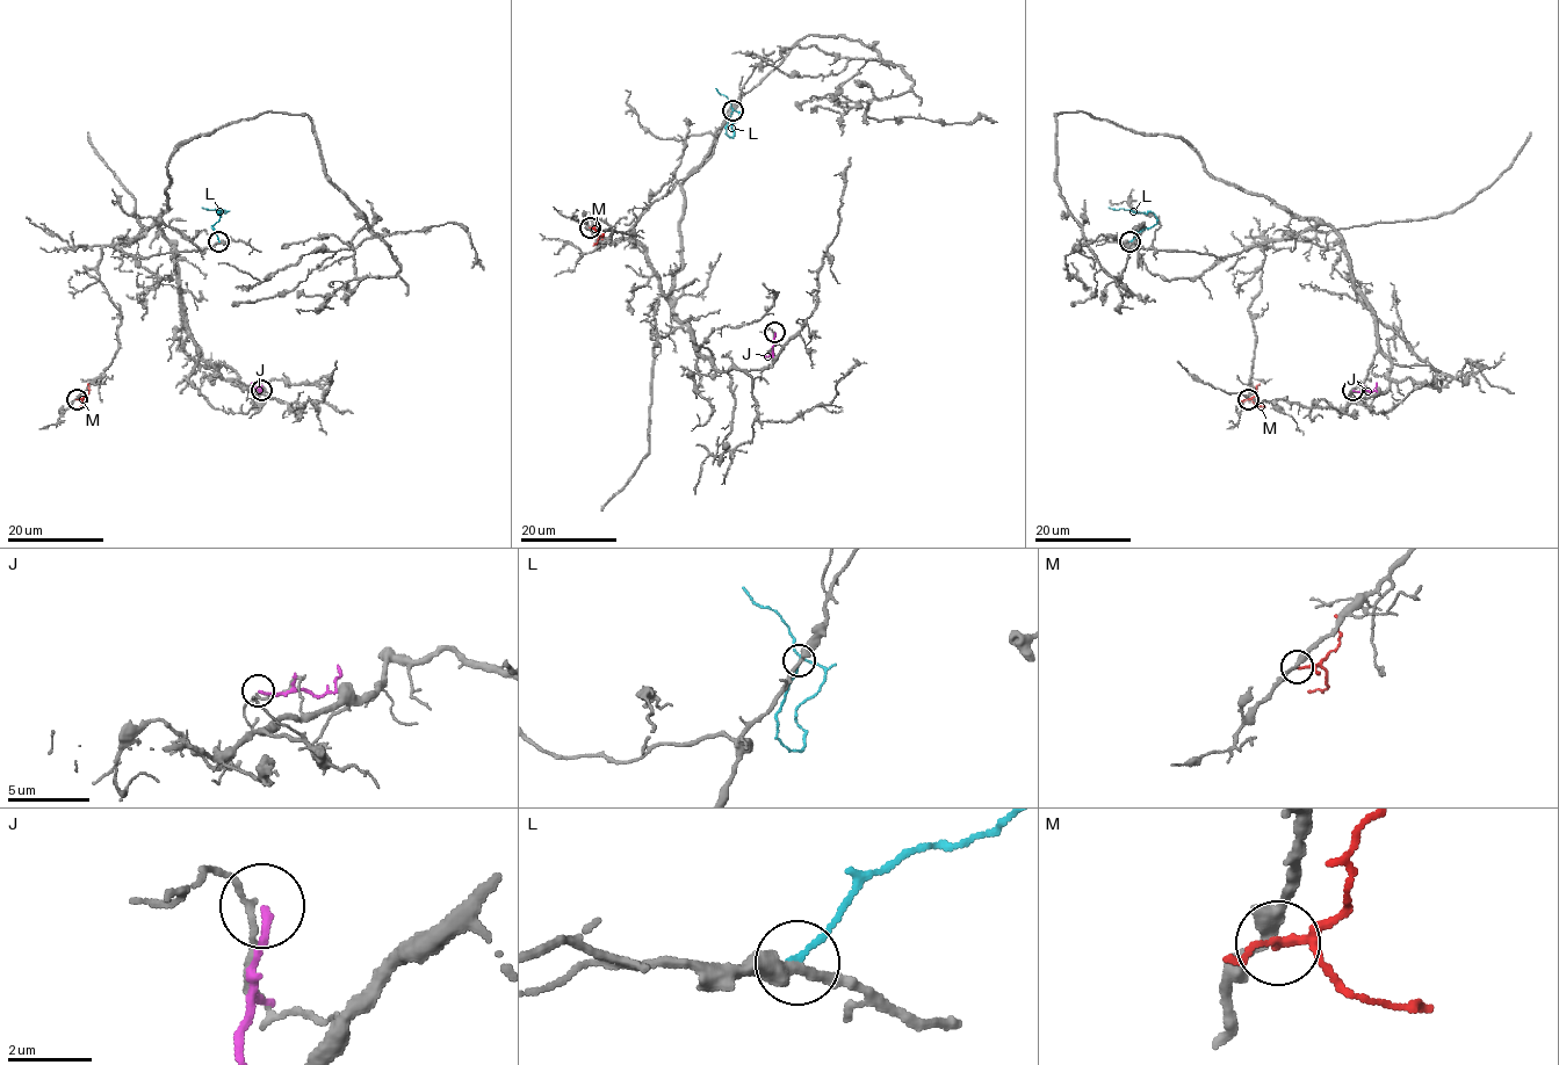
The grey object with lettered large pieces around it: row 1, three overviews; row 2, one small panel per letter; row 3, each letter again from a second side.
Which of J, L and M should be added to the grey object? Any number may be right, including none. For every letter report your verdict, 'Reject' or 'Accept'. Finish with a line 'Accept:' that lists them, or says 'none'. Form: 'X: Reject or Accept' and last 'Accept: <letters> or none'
J: Reject
L: Reject
M: Reject
Accept: none

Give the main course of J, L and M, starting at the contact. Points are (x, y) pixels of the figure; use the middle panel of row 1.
J: (774, 333), (772, 352), (765, 355)
L: (731, 110), (726, 133), (733, 137), (731, 124), (740, 114), (715, 88)
M: (590, 227), (599, 232), (599, 239), (593, 246)

